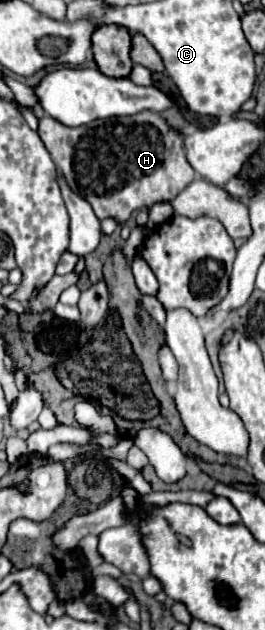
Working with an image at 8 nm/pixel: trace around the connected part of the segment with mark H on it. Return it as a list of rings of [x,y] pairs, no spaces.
[[[146,111],[136,113],[134,117],[112,117],[92,121],[82,127],[66,127],[60,121],[54,121],[50,115],[44,115],[38,125],[38,135],[50,151],[56,167],[66,177],[68,185],[92,205],[98,219],[116,217],[120,223],[124,223],[140,207],[150,207],[156,201],[172,201],[196,177],[196,171],[186,159],[180,133],[158,113]]]

